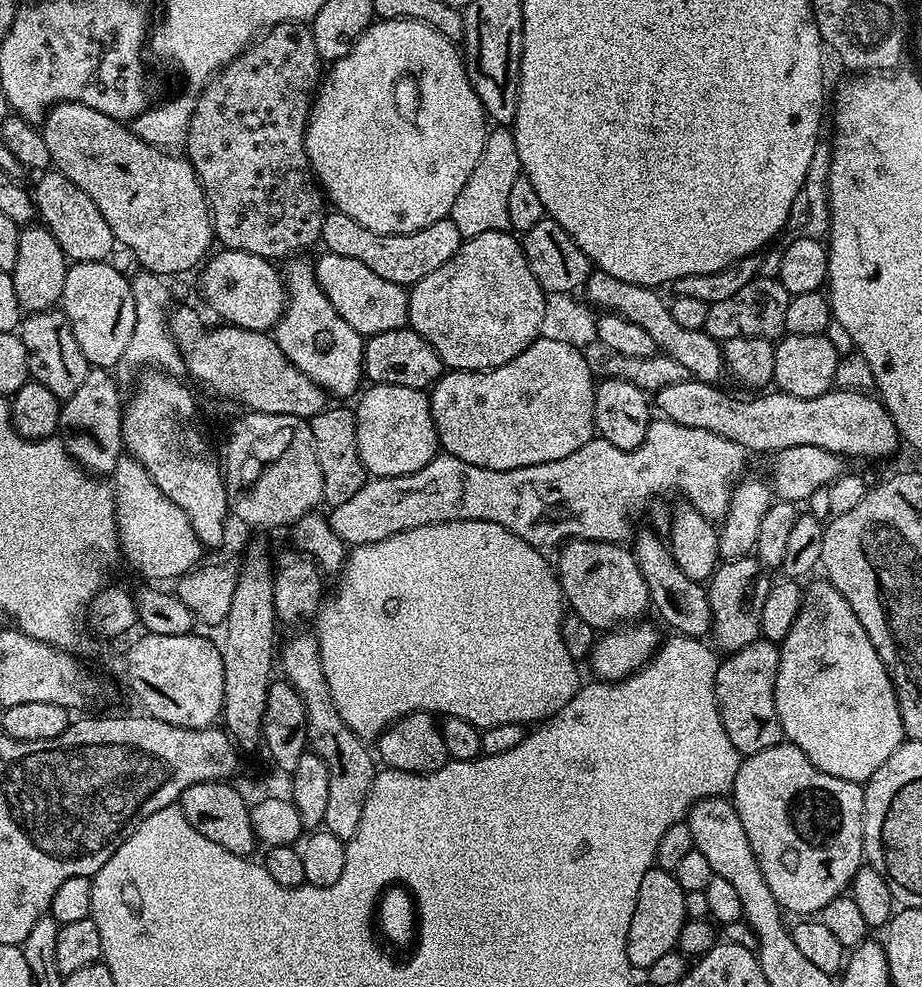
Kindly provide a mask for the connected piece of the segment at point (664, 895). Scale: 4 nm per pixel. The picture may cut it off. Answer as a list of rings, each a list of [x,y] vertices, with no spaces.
[[[653,866],[642,878],[642,886],[638,886],[638,902],[634,906],[634,918],[630,918],[630,930],[626,942],[626,954],[628,963],[633,969],[646,970],[662,958],[662,954],[673,951],[679,942],[679,931],[682,930],[686,917],[684,914],[684,890],[675,880],[673,873],[667,872],[665,868]]]

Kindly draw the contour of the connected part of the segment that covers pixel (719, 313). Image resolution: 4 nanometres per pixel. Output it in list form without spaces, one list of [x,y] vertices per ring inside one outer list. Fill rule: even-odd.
[[[757,275],[755,280],[746,282],[746,286],[742,286],[742,290],[737,290],[735,294],[730,294],[730,298],[722,298],[722,302],[709,304],[702,331],[717,342],[723,342],[730,338],[762,338],[773,342],[779,341],[785,335],[786,306],[790,297],[786,286],[782,286],[779,279],[772,277],[771,280],[770,277],[764,275]]]

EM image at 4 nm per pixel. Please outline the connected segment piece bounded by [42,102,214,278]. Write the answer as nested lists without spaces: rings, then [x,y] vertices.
[[[62,102],[50,108],[43,117],[42,131],[55,171],[70,178],[78,190],[90,194],[94,206],[102,210],[106,226],[116,235],[116,244],[125,244],[136,255],[136,264],[141,269],[171,278],[175,272],[195,269],[209,255],[208,247],[214,244],[212,212],[194,166],[183,155],[172,156],[176,154],[146,143],[131,127],[78,102]]]

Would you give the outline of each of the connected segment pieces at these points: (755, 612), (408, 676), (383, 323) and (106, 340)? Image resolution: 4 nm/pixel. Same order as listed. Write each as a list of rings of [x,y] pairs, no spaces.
[[[755,555],[743,556],[737,560],[725,560],[712,573],[706,584],[712,611],[710,636],[711,639],[716,639],[715,647],[721,653],[737,652],[750,646],[750,642],[761,639],[762,605],[766,603],[766,594],[770,594],[772,582],[773,577]]]
[[[481,520],[418,526],[414,530],[382,538],[382,542],[355,545],[344,561],[344,568],[338,573],[340,585],[336,588],[336,596],[329,595],[323,601],[314,621],[314,635],[320,643],[322,670],[326,674],[327,684],[330,685],[334,706],[338,706],[338,714],[342,714],[342,722],[346,722],[346,726],[350,726],[350,730],[354,730],[354,734],[358,734],[361,740],[372,742],[400,717],[415,712],[431,712],[444,718],[462,718],[483,730],[507,724],[532,726],[562,710],[562,706],[566,706],[566,702],[574,698],[574,694],[581,687],[582,679],[580,680],[579,674],[576,673],[577,661],[570,658],[560,633],[560,624],[566,615],[566,601],[564,592],[560,589],[560,577],[550,560],[548,564],[544,556],[547,555],[541,549],[522,542],[522,538],[518,538],[510,530],[494,522]]]
[[[325,251],[324,256],[315,257],[314,267],[318,286],[330,298],[330,306],[354,326],[360,335],[367,338],[377,336],[386,330],[398,330],[408,324],[408,294],[409,289],[402,284],[386,282],[374,270],[369,270],[355,258],[345,258],[342,254]]]
[[[75,261],[66,274],[66,282],[62,282],[60,304],[89,365],[105,370],[115,369],[134,331],[135,302],[129,277],[123,276],[112,262]]]

